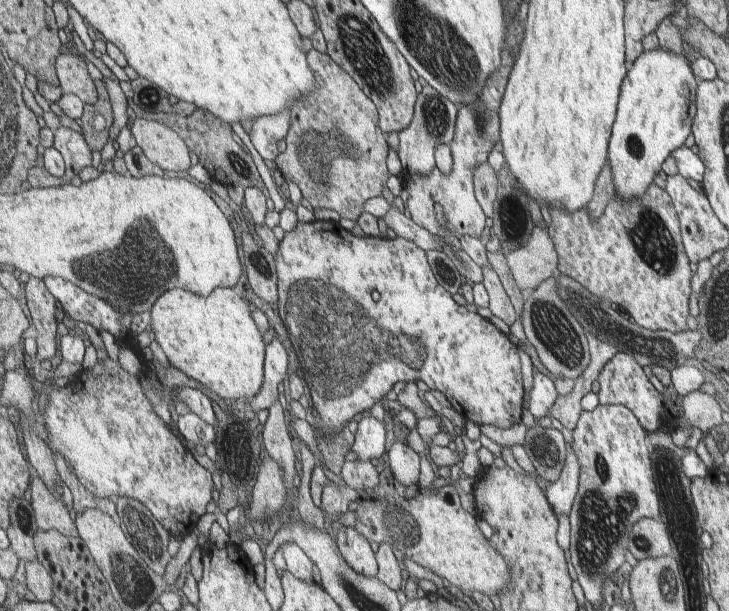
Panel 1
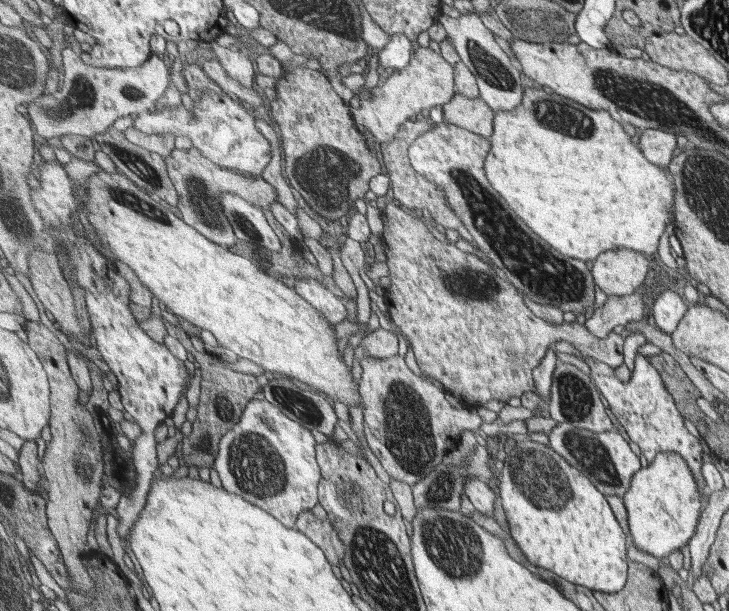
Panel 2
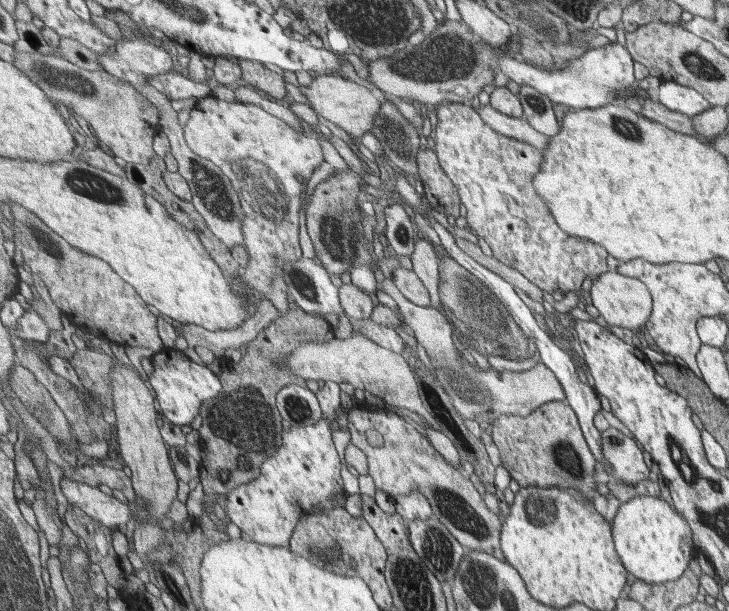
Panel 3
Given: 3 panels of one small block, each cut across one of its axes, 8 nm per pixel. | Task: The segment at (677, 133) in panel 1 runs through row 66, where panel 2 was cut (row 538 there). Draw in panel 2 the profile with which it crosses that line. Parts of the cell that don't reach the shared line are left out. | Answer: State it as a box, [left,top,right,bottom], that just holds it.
[624,452,702,562]

